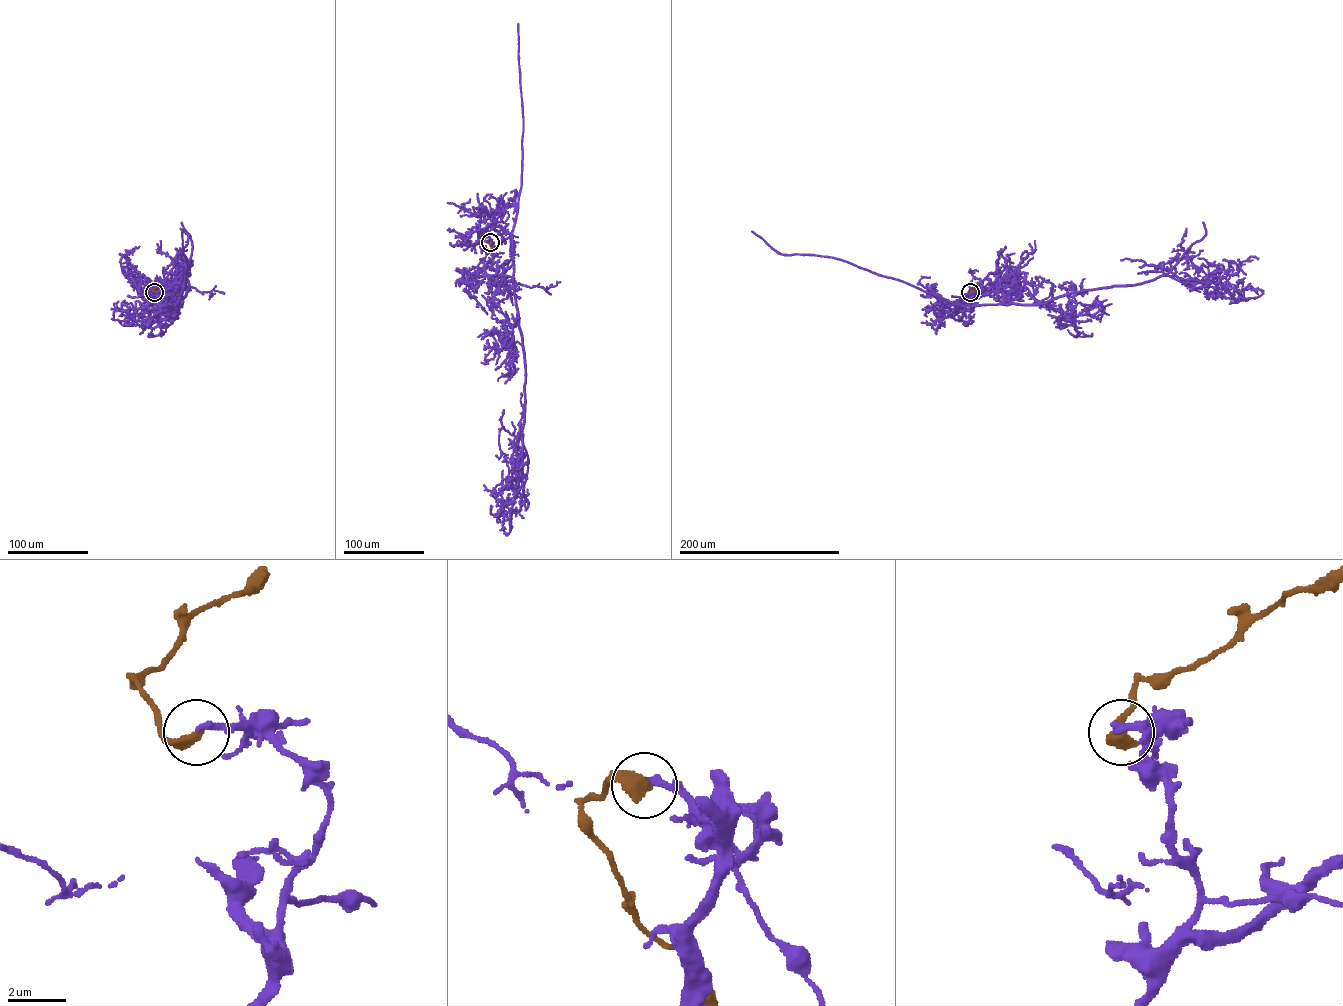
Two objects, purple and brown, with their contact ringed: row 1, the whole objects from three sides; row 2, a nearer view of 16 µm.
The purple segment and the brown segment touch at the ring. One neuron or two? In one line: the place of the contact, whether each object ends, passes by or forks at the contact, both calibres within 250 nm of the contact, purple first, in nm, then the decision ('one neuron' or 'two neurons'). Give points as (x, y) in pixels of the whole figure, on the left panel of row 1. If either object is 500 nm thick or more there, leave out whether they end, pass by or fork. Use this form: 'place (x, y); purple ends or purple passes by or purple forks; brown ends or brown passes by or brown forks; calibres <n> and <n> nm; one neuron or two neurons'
place (154, 292); purple ends; brown ends; calibres 240 and 480 nm; one neuron

